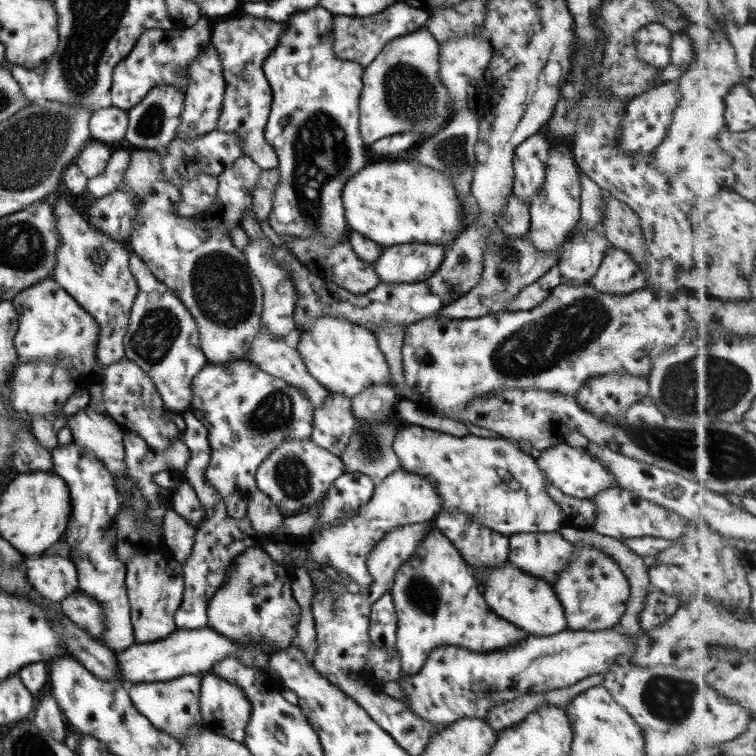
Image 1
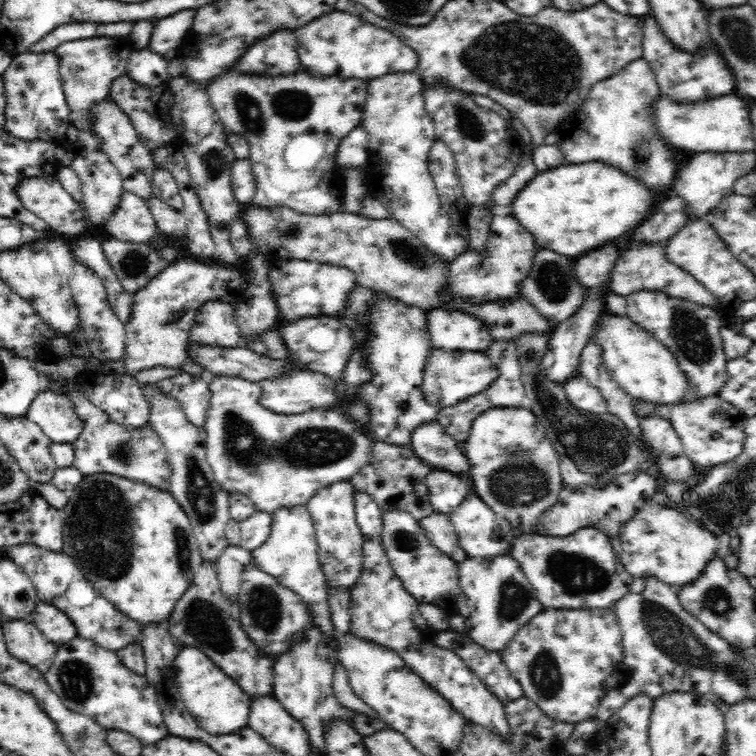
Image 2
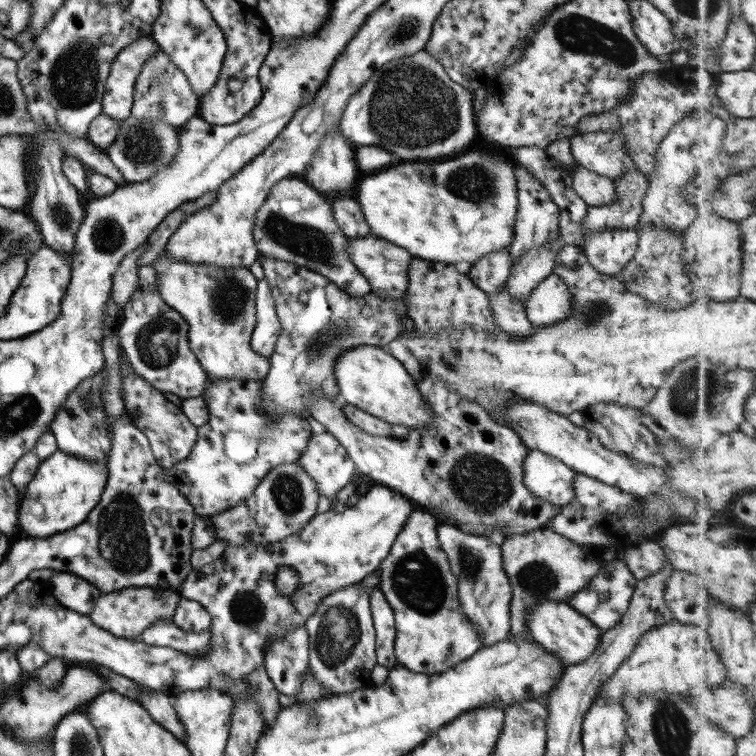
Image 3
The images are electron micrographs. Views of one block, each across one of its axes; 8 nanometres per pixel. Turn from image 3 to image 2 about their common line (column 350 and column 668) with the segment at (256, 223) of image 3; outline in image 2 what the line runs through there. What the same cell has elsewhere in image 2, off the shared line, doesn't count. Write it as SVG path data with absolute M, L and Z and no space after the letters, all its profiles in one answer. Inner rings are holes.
M660 241L651 245L634 246L634 248L624 251L612 269L610 280L608 280L608 292L627 297L638 291L660 291L674 298L712 306L716 302L712 292L694 279L690 273L670 263L666 259L664 246L666 246L666 241Z

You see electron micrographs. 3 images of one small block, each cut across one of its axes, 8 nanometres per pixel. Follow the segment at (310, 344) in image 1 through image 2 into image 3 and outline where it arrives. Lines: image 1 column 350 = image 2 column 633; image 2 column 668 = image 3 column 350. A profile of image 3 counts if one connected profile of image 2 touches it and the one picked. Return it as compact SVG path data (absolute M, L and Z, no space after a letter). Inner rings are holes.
M359 345L341 353L333 363L335 388L340 401L361 409L363 412L384 420L411 428L428 428L434 414L421 400L414 380L405 372L395 353L385 353L381 347Z

